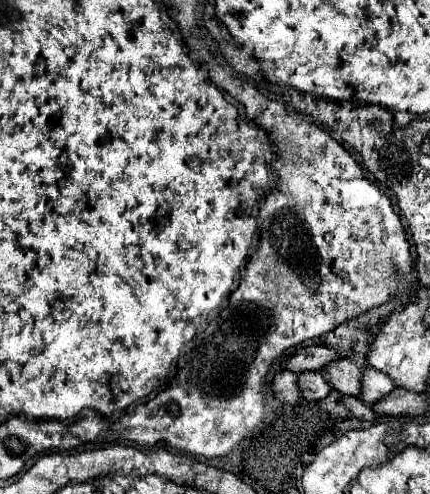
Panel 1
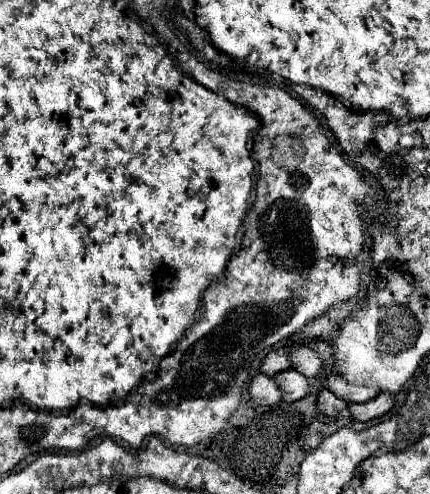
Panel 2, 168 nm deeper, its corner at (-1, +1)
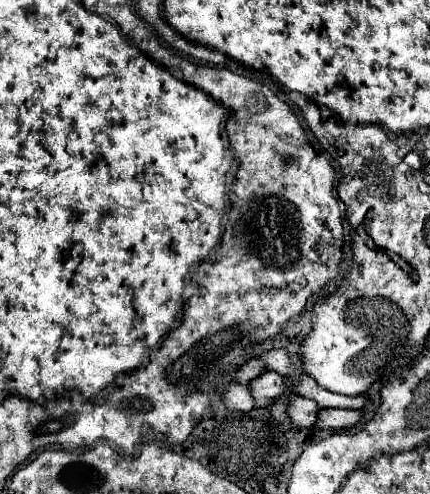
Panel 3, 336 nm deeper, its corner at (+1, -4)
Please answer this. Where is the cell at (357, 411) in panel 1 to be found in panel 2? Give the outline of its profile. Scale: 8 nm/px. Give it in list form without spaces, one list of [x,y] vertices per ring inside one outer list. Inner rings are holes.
[[[320,390],[320,396],[318,396],[318,408],[320,412],[324,412],[326,416],[330,418],[338,418],[338,416],[344,416],[344,418],[350,418],[350,412],[348,412],[348,404],[344,400],[340,400],[338,396],[334,396],[330,390]]]

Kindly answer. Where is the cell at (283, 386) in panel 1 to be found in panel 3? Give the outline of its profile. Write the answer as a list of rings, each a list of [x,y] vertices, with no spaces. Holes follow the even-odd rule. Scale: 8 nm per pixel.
[[[232,383],[226,387],[226,393],[222,393],[222,401],[226,405],[226,409],[230,411],[250,411],[254,409],[254,399],[248,391],[246,385],[238,385],[238,383]]]

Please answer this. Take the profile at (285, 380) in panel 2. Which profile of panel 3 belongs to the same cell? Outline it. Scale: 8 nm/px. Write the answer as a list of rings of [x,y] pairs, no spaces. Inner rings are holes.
[[[266,371],[262,373],[262,377],[256,377],[248,385],[250,385],[250,393],[254,393],[256,407],[268,407],[284,391],[284,377],[280,377],[274,371]]]

